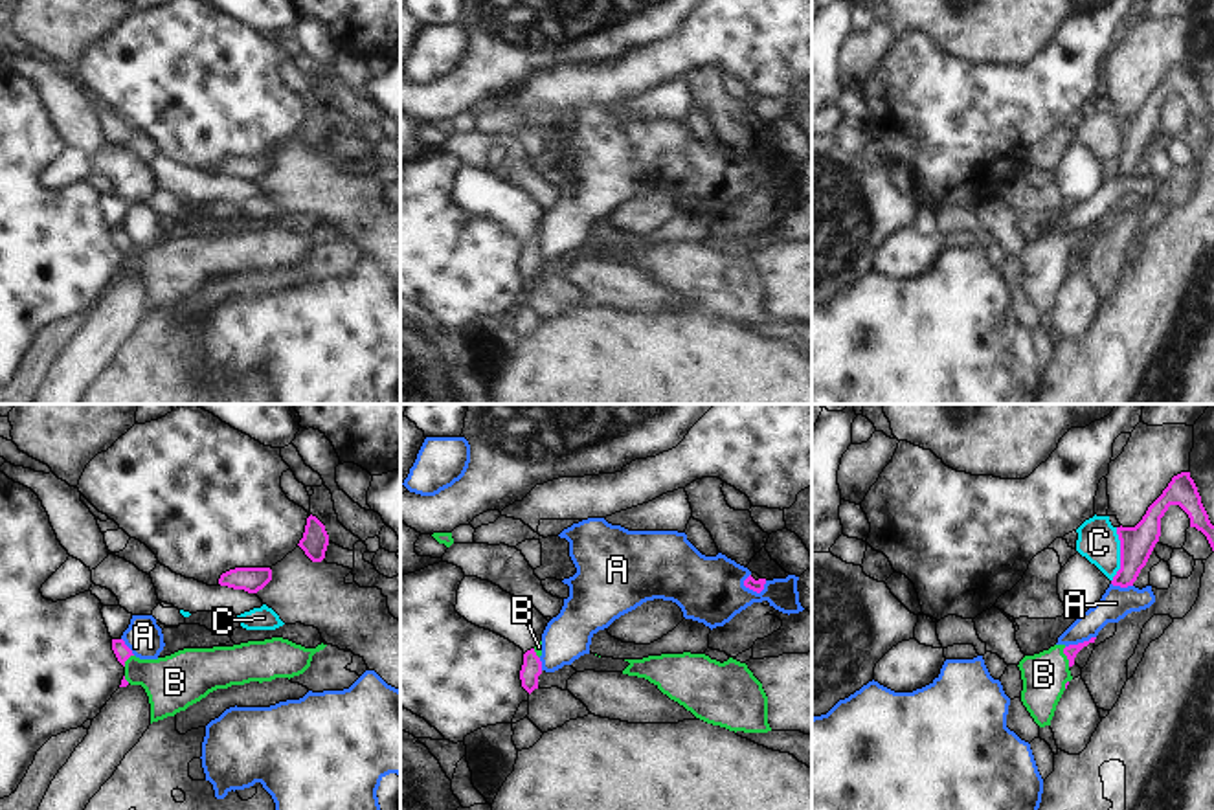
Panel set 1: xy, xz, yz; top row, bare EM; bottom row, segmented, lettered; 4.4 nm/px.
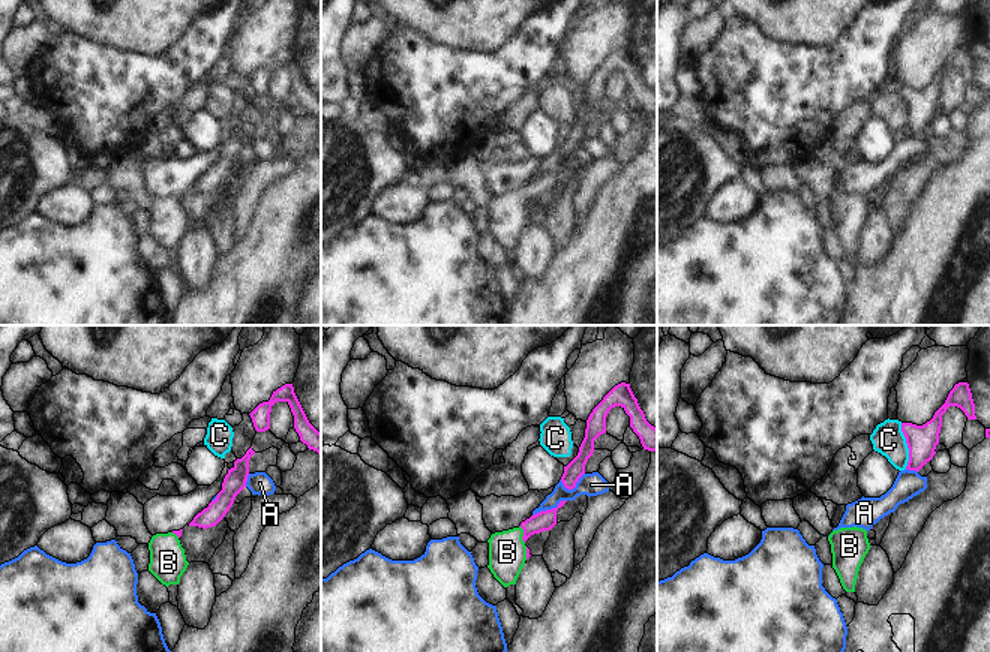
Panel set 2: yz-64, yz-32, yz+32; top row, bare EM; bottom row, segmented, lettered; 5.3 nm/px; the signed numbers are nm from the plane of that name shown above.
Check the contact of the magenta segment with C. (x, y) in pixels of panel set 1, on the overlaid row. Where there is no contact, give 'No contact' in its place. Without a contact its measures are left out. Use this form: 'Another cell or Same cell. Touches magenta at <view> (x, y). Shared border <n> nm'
Another cell. Touches magenta at yz (1121, 555). Shared border 240 nm.

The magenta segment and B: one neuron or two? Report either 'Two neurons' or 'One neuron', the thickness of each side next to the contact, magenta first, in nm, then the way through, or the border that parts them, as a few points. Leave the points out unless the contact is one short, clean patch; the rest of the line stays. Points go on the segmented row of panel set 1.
One neuron. Thickness 60 nm (magenta) against 200 nm. Path across: yz (1071, 651), (1066, 654), (1044, 674).

